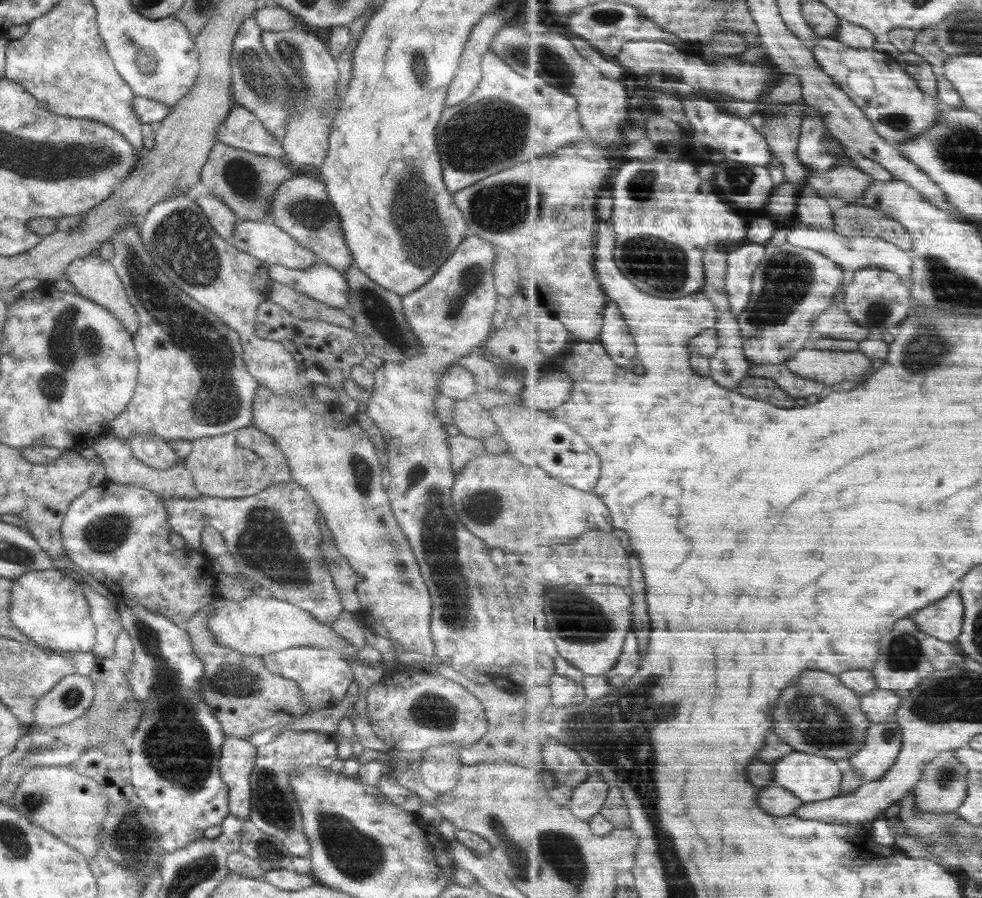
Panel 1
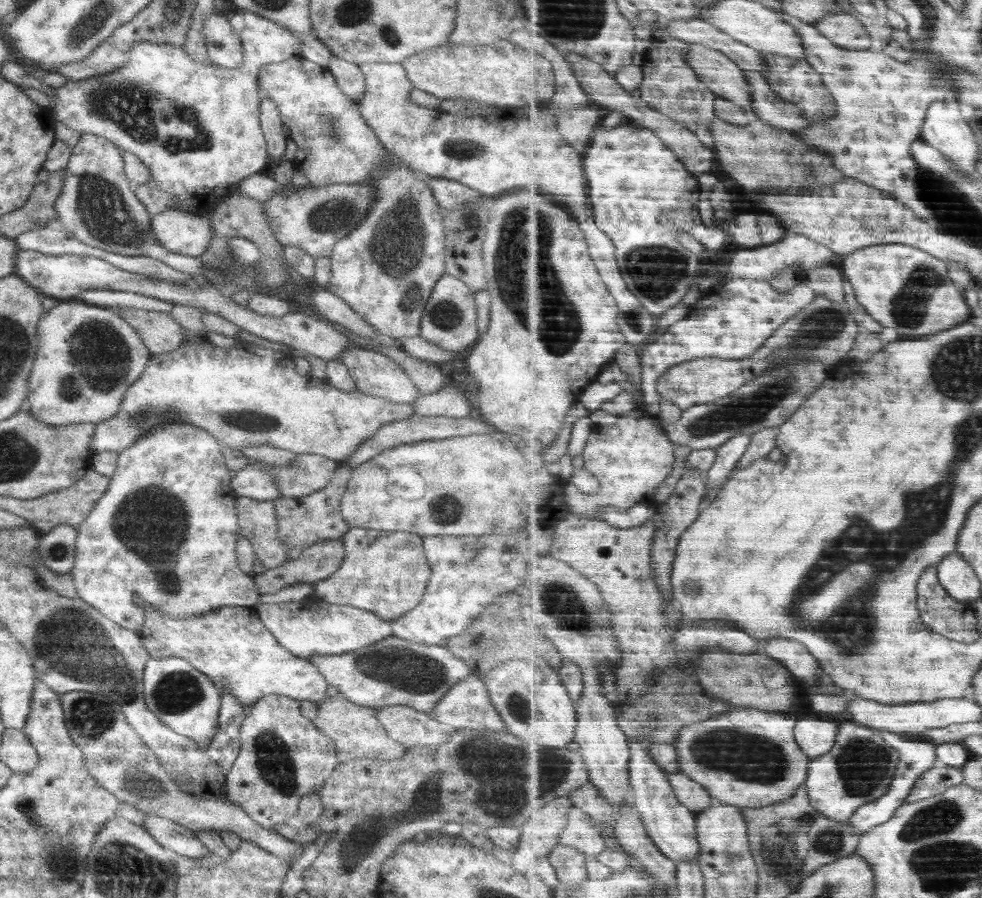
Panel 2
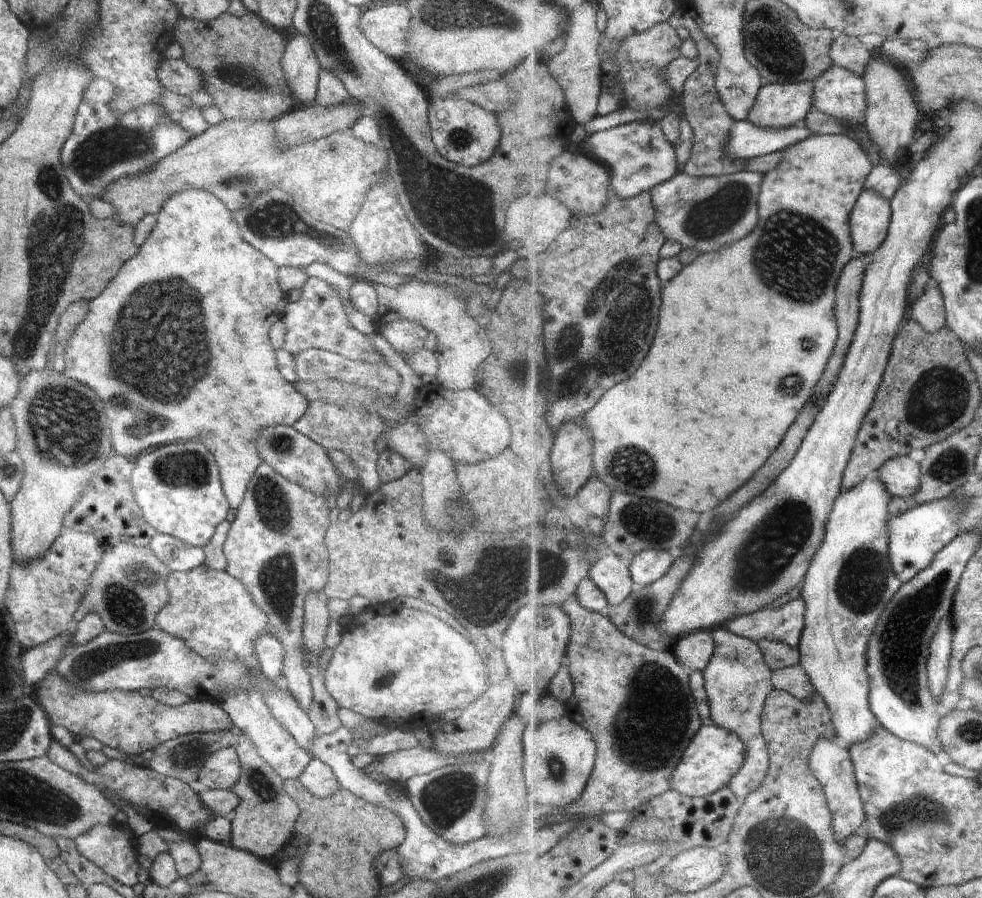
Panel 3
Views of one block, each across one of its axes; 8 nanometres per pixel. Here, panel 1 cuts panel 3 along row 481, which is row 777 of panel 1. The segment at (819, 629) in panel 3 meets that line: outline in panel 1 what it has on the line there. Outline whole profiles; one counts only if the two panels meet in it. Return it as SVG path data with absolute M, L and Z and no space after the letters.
M897 721L887 723L875 723L868 732L869 740L863 750L851 760L852 765L864 774L865 783L882 780L888 772L897 764L905 744L904 728Z

